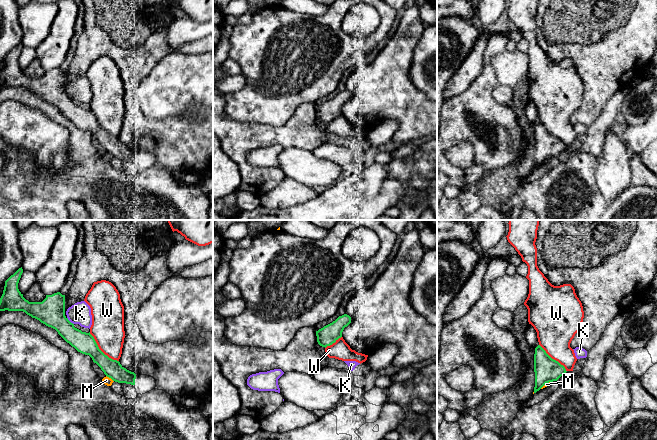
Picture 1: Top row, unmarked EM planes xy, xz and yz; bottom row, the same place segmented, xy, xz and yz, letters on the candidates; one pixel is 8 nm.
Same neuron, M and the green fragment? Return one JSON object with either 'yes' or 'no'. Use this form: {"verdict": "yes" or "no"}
{"verdict": "no"}

